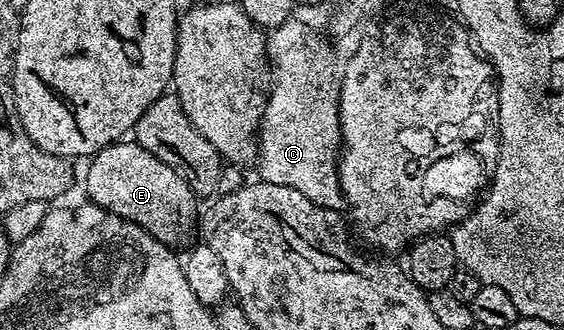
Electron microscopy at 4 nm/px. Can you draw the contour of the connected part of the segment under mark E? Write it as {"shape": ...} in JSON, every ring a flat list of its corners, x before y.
{"shape":[[120,141,117,143,110,143,107,147,102,147,99,151,96,151,94,155,90,156,89,162,91,163,87,167,87,195,86,198,90,200,90,202,95,203,101,209,105,209,106,211,111,211,114,215,120,215,125,221,129,221,130,223,136,223,138,227,142,227,143,230,149,232,152,237,154,237,157,241,161,241,162,243,166,243,168,245,176,245,175,243,179,243,183,238,186,237,187,234,190,233,191,230,196,230,197,227,197,211,195,215,195,203,197,203,197,196,191,192,189,189,189,185,182,179,182,177,177,174,173,169,169,169,169,165,165,165,165,161,161,161,157,157,153,157,153,153,149,153,145,149,141,149,141,145,134,141]]}

